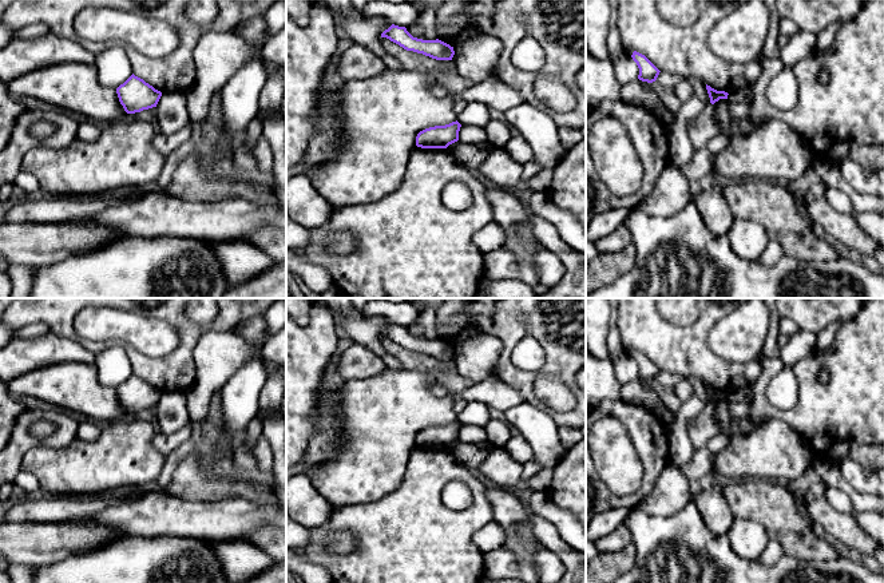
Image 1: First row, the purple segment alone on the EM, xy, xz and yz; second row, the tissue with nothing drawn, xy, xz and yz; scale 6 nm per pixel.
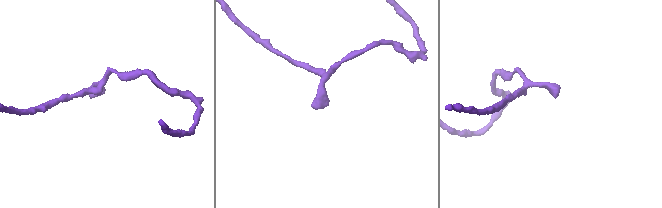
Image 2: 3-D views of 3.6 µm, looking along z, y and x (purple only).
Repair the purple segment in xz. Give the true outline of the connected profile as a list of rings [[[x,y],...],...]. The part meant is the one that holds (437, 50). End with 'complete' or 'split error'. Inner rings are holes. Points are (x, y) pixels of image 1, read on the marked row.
[[[392,24],[381,33],[381,37],[386,37],[391,41],[399,44],[407,51],[423,53],[436,60],[452,60],[455,51],[449,44],[436,40],[423,40],[413,37],[405,27]]]; complete

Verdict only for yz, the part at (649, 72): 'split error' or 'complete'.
complete

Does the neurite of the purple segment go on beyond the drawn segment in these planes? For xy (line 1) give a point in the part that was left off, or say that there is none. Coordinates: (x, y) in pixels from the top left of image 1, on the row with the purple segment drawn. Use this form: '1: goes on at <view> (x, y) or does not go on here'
1: does not go on here

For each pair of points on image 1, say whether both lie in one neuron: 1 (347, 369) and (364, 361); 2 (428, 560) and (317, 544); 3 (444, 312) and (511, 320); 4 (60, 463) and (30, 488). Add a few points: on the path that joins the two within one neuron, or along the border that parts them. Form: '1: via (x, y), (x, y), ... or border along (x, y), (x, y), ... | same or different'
1: via (351, 365), (360, 363) | same
2: via (400, 563), (343, 563) | same
3: border along (466, 312), (451, 322), (437, 324) | different
4: border along (22, 468), (36, 479), (40, 492) | different

